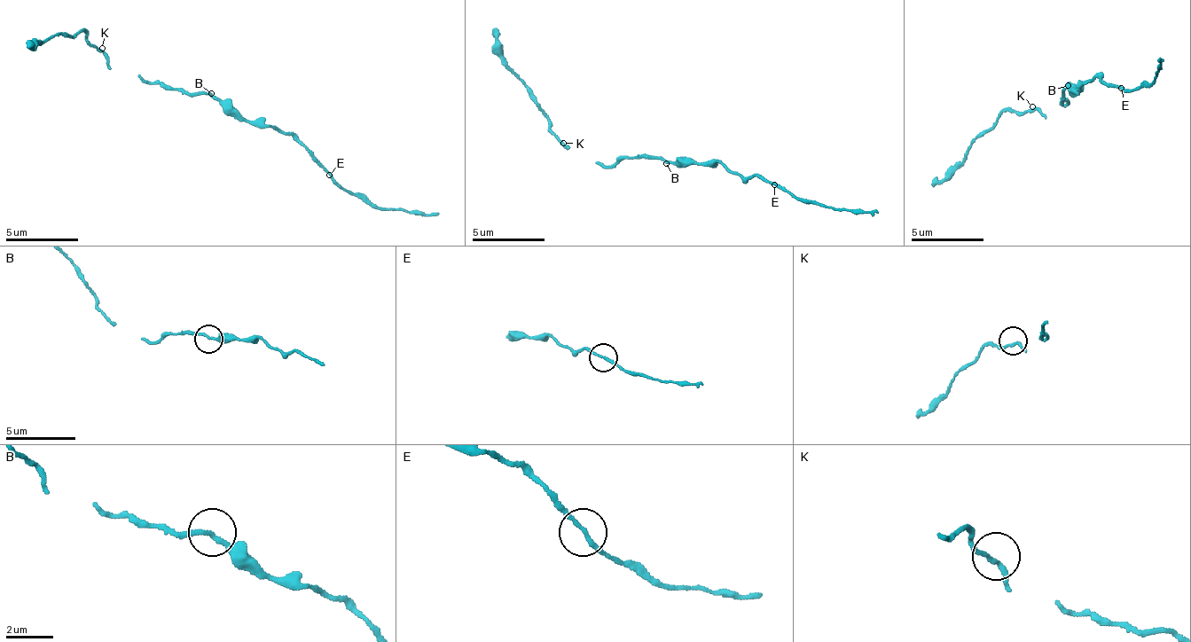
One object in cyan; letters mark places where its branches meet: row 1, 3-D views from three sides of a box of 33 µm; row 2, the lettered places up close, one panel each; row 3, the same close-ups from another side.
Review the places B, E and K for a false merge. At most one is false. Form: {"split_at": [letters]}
{"split_at": []}

